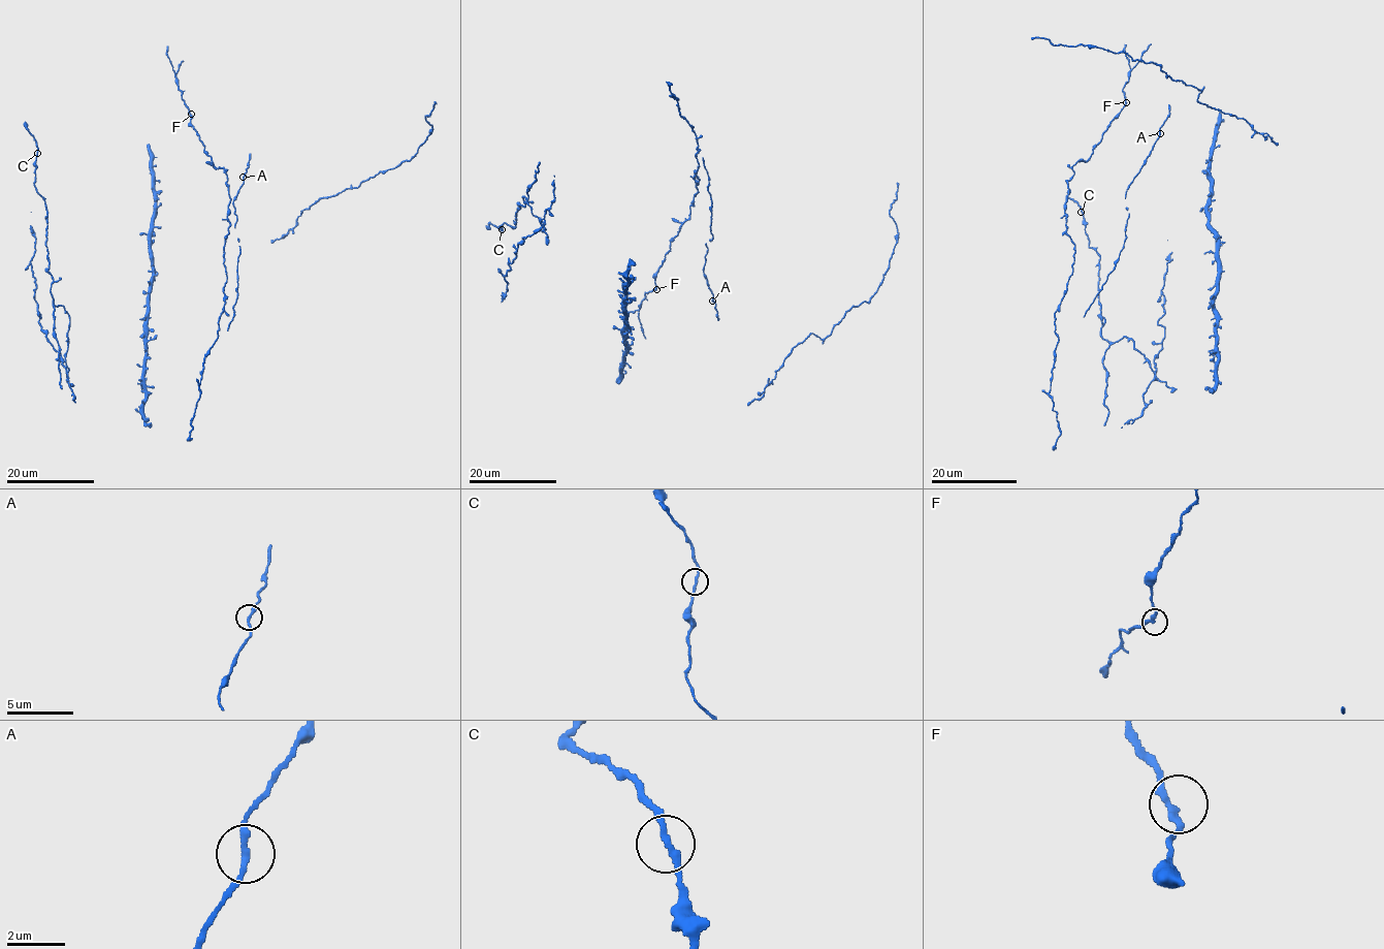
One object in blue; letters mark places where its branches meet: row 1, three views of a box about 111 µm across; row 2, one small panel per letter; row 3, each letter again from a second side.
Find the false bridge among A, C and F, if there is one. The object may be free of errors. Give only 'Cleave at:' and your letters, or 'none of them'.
Cleave at: none of them

